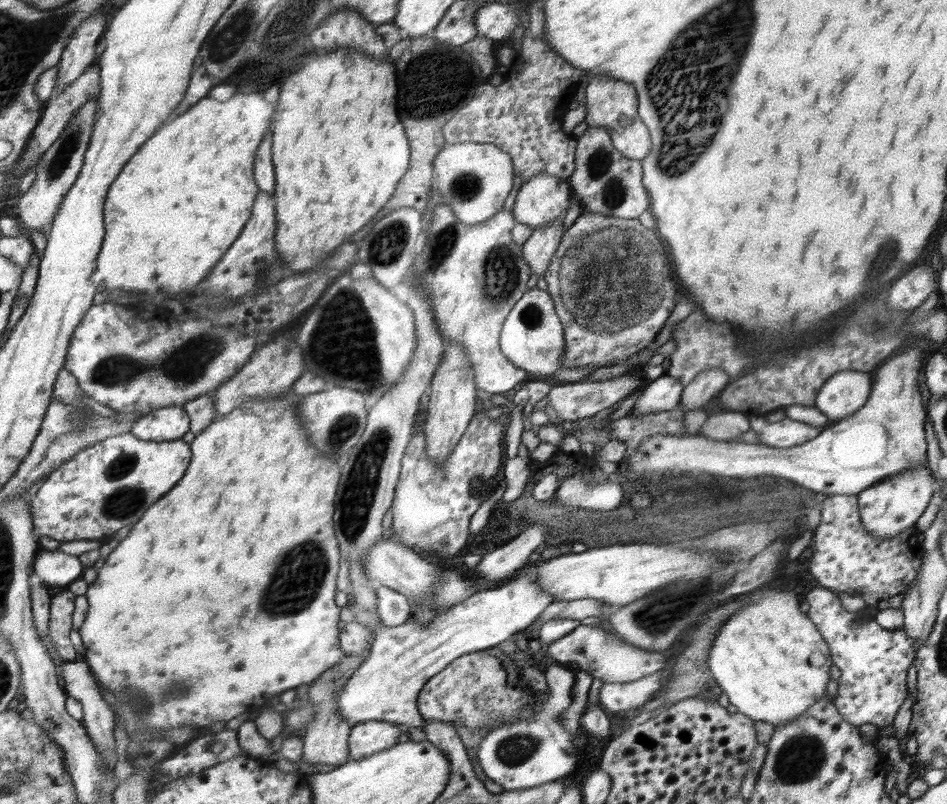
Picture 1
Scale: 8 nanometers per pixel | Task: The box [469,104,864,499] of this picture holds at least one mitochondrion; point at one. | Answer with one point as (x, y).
(607, 271)

